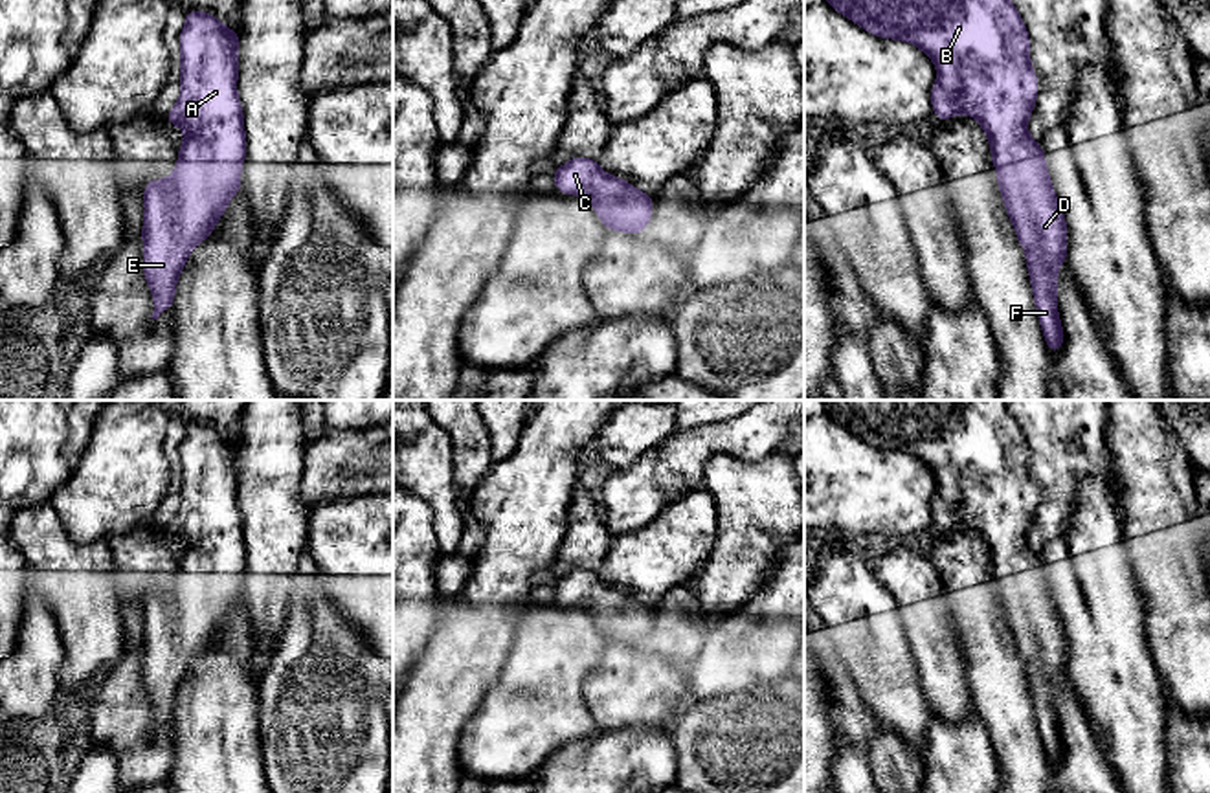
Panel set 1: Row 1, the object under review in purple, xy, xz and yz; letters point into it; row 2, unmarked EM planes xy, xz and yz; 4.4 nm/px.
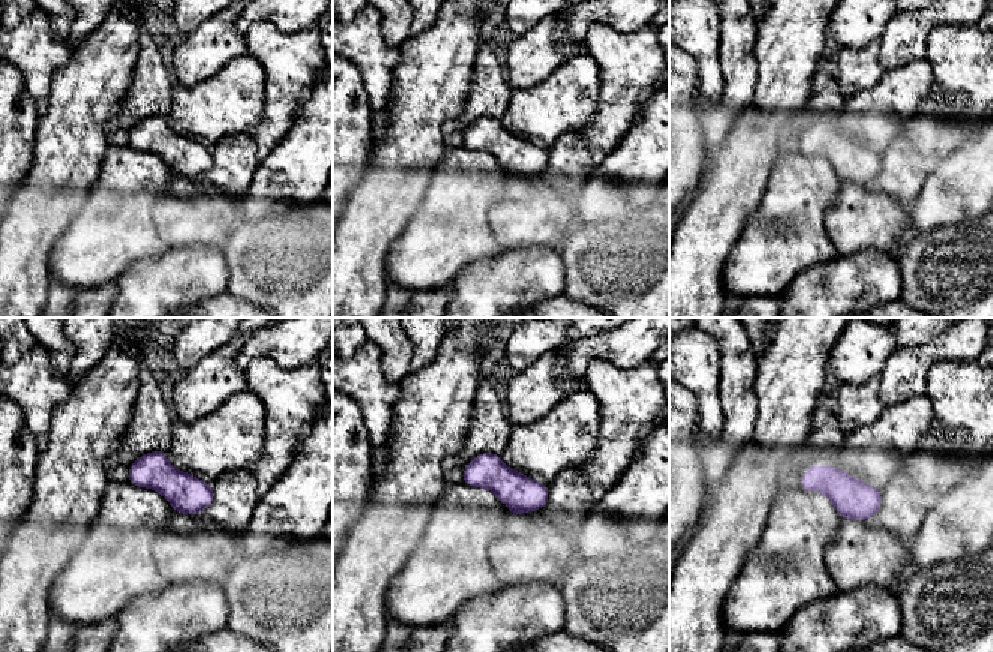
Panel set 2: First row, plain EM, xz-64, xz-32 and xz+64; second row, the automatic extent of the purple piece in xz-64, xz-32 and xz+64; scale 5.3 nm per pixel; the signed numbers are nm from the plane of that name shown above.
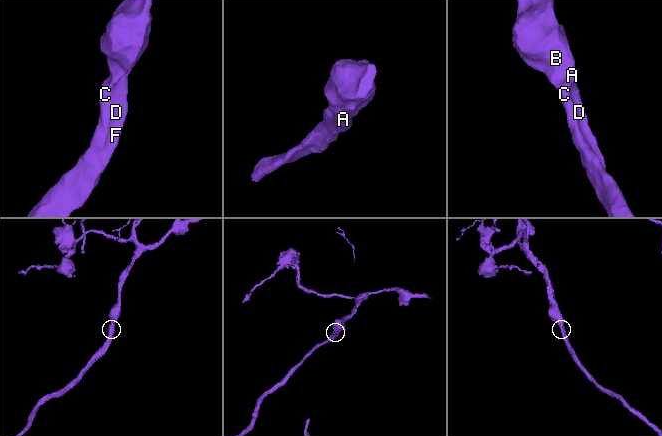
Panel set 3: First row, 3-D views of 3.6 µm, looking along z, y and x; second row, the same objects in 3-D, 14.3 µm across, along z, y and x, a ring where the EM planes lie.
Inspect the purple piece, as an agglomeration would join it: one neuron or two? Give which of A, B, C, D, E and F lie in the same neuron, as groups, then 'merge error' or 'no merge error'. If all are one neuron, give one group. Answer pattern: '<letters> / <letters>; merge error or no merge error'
A B C D E F; no merge error

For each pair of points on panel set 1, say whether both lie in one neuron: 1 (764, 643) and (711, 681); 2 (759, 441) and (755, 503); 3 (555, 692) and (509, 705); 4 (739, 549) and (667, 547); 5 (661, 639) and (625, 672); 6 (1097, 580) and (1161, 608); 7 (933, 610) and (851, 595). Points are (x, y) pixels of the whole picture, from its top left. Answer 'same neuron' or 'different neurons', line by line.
1: same neuron
2: different neurons
3: same neuron
4: different neurons
5: different neurons
6: different neurons
7: different neurons

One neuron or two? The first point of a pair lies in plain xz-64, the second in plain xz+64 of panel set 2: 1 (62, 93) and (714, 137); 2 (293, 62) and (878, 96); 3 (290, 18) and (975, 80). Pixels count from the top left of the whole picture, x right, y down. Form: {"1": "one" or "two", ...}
{"1": "two", "2": "two", "3": "two"}

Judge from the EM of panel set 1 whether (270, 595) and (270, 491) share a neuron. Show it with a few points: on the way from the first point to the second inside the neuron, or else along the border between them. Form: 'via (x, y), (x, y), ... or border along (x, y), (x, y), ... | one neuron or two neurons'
via (270, 569), (270, 516) | one neuron

